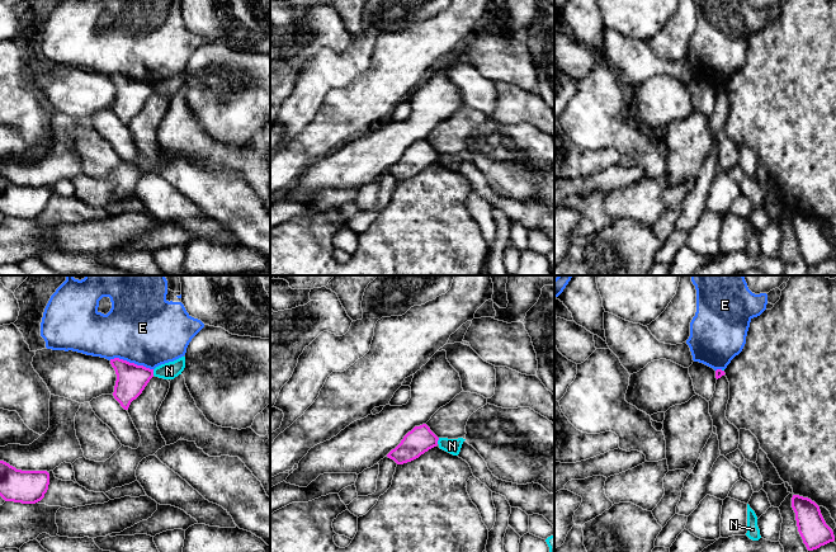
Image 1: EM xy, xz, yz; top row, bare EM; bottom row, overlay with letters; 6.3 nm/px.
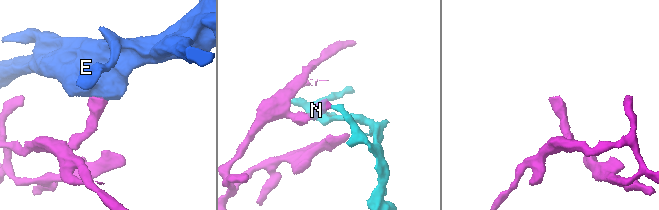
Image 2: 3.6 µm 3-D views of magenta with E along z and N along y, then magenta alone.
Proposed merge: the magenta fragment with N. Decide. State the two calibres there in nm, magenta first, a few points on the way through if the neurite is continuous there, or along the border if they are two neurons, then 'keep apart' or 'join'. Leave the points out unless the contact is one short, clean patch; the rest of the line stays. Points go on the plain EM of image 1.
calibres 190 and 110 nm; border xy (152, 85), (154, 90); keep apart

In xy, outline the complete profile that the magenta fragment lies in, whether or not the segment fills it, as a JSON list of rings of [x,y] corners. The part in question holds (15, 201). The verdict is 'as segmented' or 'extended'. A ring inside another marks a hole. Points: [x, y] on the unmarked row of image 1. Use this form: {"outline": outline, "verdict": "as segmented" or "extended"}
{"outline": [[[0,176],[0,212],[5,217],[36,220],[48,206],[47,187],[22,187]]], "verdict": "as segmented"}

